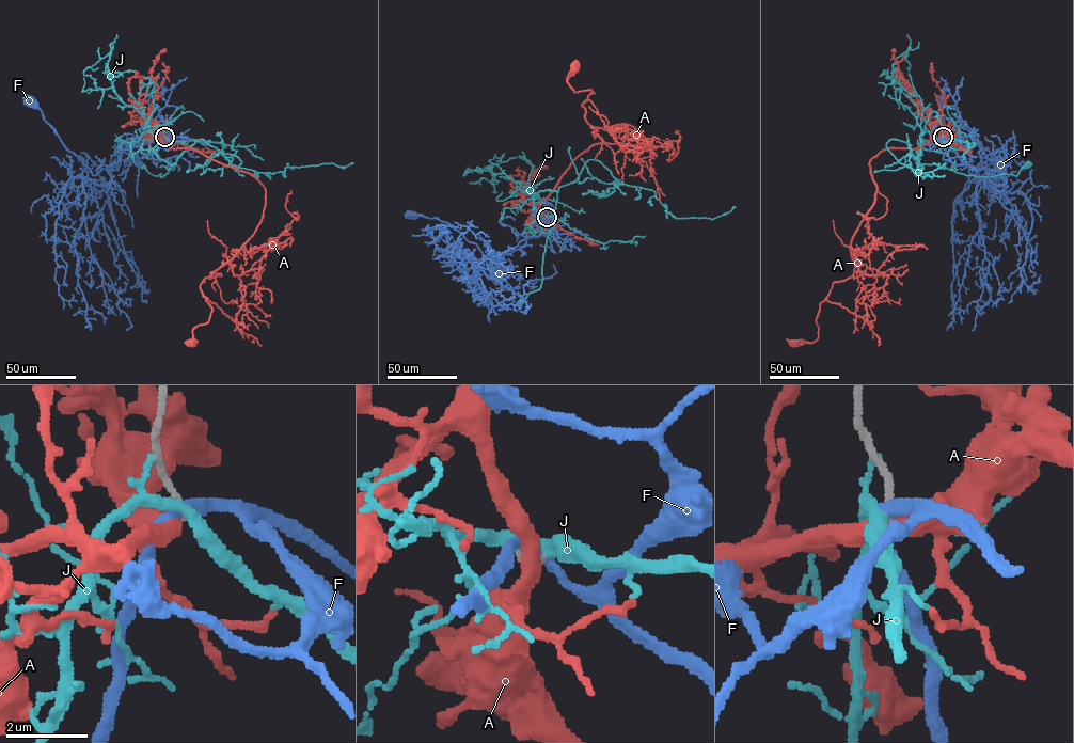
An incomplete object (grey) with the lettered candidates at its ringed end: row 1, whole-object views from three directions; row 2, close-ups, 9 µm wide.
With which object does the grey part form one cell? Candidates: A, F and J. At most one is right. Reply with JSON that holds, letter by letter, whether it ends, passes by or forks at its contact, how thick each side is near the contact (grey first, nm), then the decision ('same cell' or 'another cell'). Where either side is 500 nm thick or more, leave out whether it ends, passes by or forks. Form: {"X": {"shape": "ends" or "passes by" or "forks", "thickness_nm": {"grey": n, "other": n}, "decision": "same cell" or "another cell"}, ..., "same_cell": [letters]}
{"A": {"shape": "passes by", "thickness_nm": {"grey": 190, "other": 400}, "decision": "another cell"}, "F": {"shape": "passes by", "thickness_nm": {"grey": 190, "other": 280}, "decision": "another cell"}, "J": {"shape": "passes by", "thickness_nm": {"grey": 180, "other": 320}, "decision": "same cell"}, "same_cell": ["J"]}

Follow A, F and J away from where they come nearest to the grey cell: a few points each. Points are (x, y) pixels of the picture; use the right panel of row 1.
A: (943, 137), (886, 148), (869, 162), (875, 201), (852, 237), (854, 274), (821, 303), (818, 337), (793, 343)
F: (943, 137), (974, 138), (995, 169), (969, 175), (968, 168), (948, 145), (941, 99)
J: (943, 137), (940, 151), (921, 151), (917, 164), (935, 164), (966, 175), (985, 177), (1016, 176), (1028, 164)

